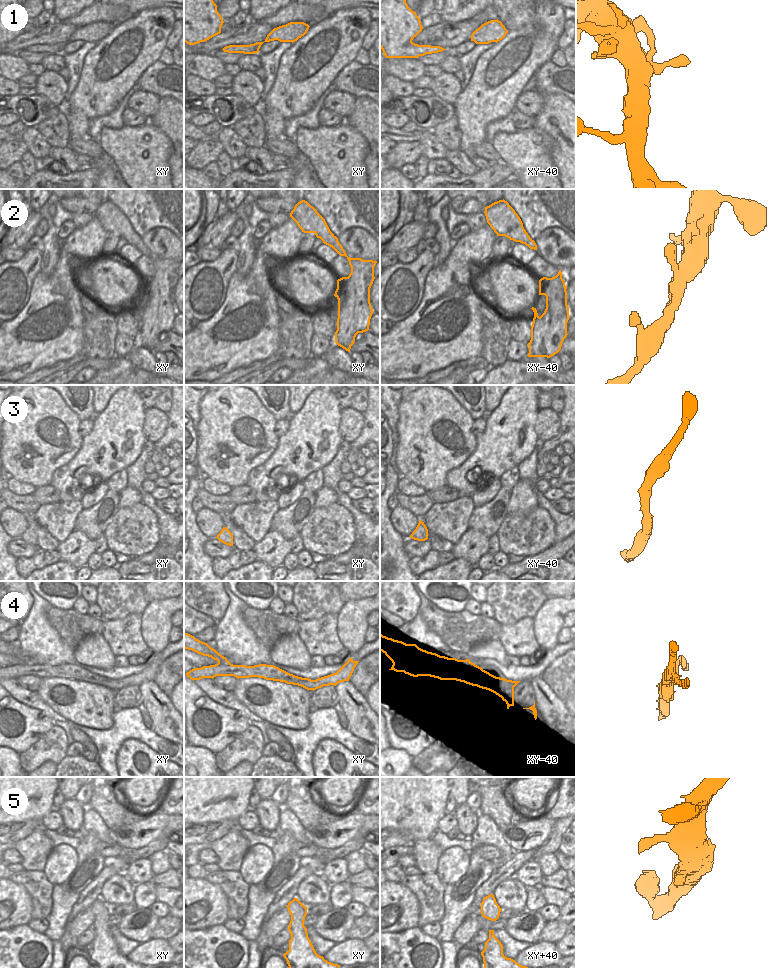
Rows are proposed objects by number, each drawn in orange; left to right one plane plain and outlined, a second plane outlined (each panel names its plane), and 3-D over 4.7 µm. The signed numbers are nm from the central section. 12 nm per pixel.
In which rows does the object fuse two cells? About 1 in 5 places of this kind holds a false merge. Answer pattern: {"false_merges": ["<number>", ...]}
{"false_merges": []}

